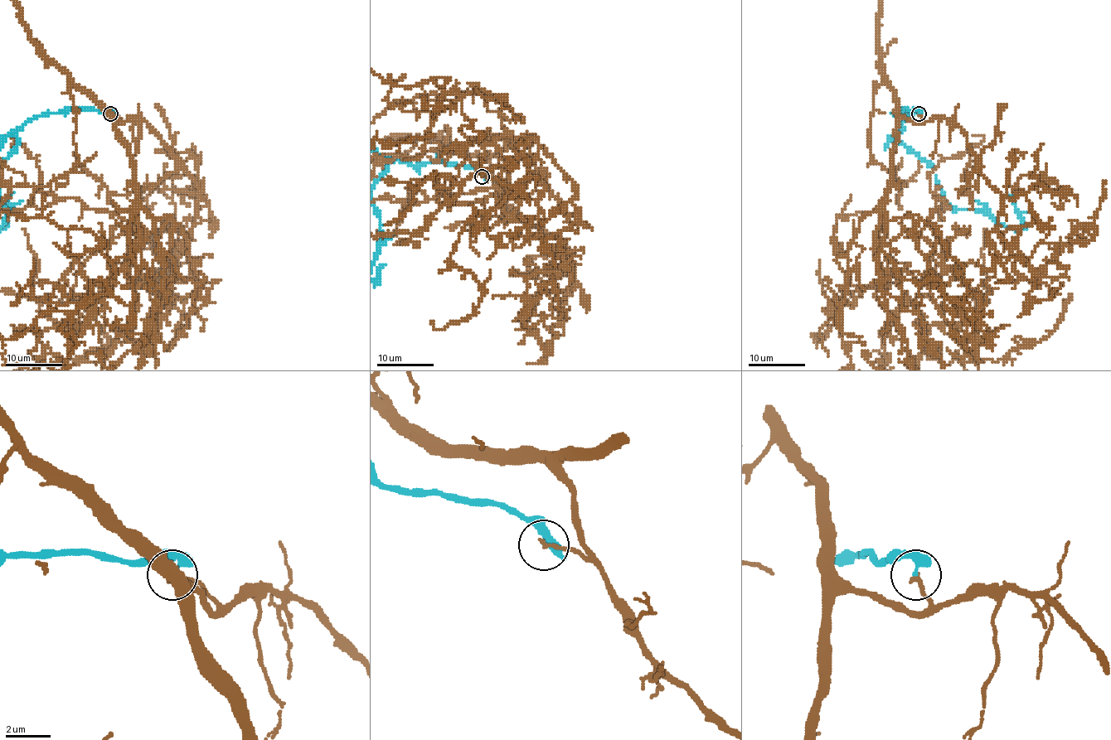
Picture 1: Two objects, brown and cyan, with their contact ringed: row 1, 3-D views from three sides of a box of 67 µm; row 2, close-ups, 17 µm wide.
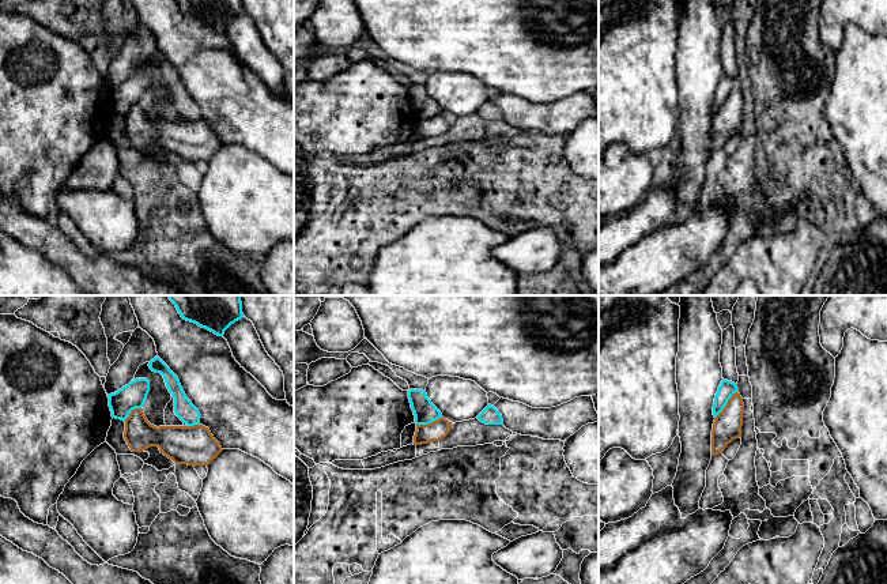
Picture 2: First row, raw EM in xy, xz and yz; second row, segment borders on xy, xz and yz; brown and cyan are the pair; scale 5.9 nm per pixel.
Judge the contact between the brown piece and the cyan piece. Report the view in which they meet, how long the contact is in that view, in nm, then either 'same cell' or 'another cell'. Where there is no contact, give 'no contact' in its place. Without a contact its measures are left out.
contact in yz; length 200 nm; another cell

